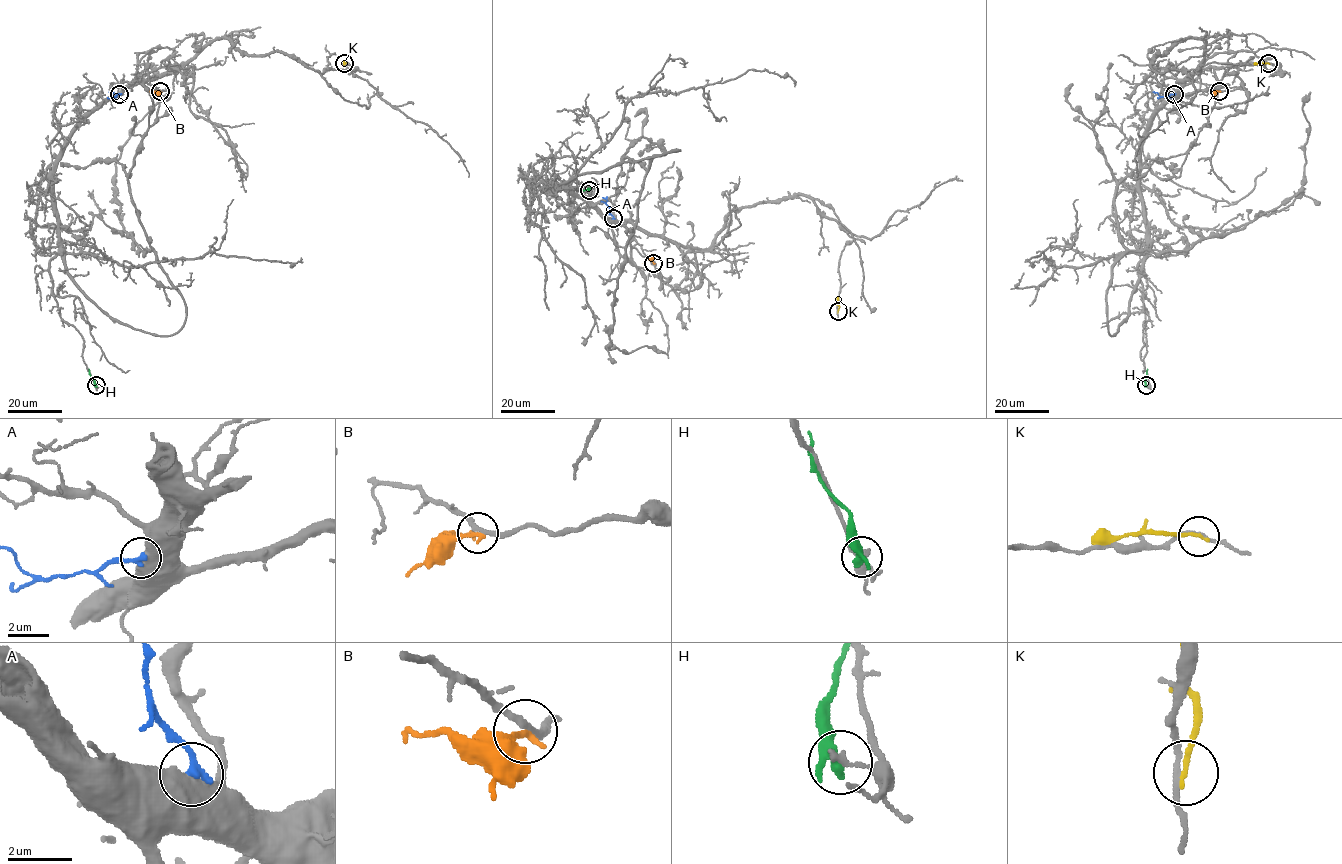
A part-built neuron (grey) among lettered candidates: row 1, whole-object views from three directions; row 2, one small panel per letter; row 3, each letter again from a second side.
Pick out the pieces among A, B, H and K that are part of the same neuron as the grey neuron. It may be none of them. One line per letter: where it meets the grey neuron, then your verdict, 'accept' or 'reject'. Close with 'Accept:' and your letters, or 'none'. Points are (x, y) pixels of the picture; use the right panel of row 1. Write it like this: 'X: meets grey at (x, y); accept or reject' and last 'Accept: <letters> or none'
A: meets grey at (1174, 94); reject
B: meets grey at (1219, 91); reject
H: meets grey at (1146, 385); reject
K: meets grey at (1268, 63); reject
Accept: none

